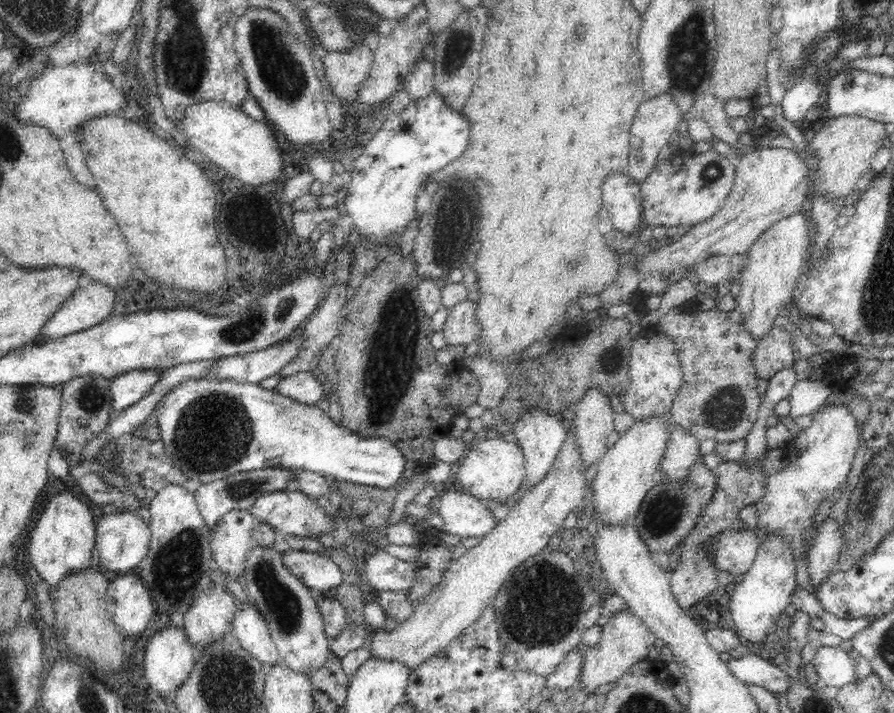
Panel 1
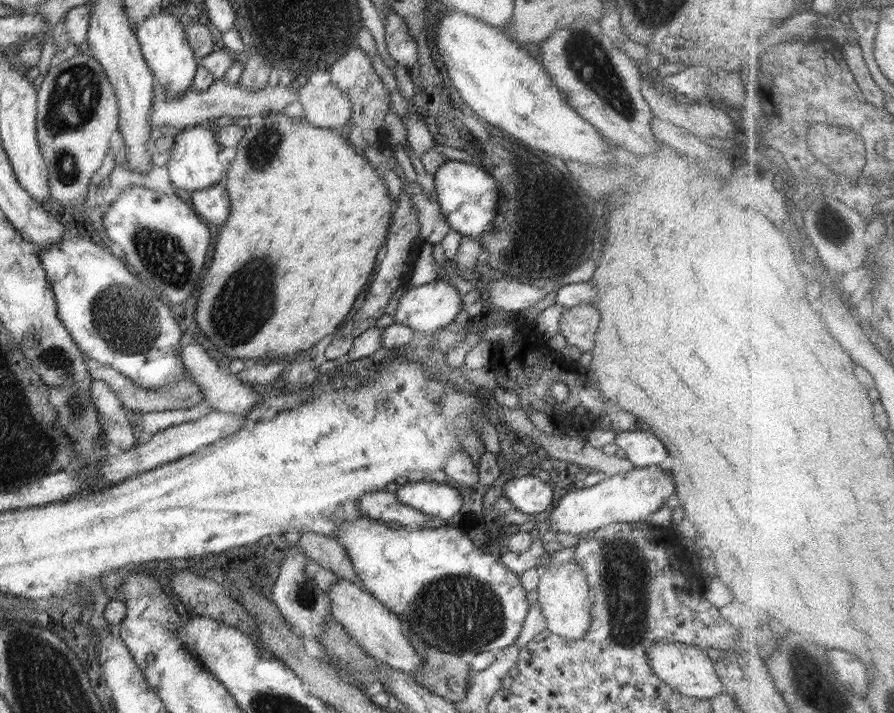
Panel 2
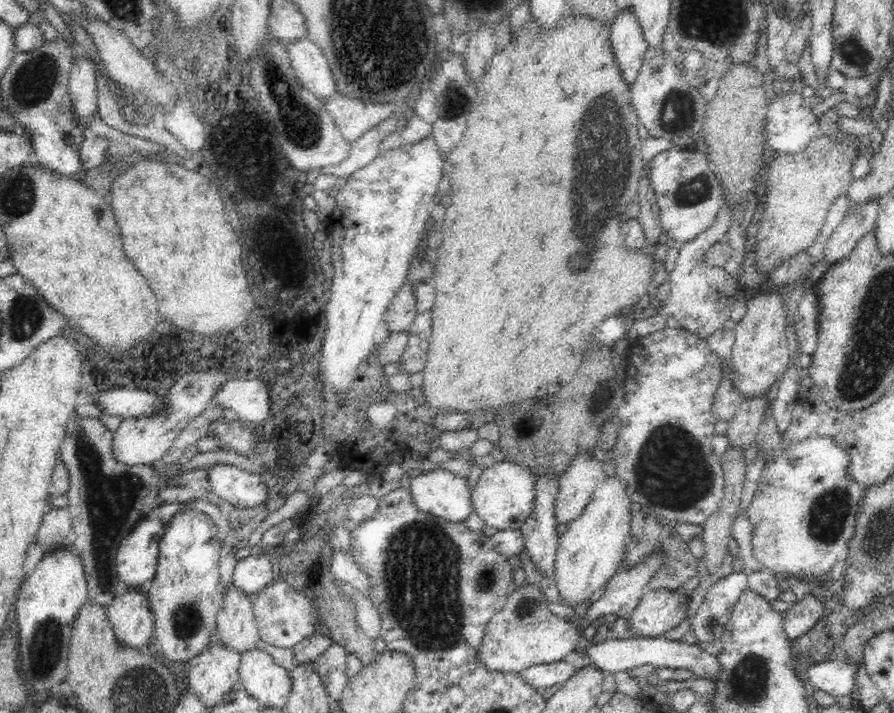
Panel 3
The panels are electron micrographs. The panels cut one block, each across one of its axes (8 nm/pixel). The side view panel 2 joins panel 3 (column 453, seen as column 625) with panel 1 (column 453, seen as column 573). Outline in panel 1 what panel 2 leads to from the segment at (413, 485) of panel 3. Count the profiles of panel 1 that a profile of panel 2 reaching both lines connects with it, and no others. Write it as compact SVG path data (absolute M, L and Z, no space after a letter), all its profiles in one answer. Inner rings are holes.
M451 489L440 493L436 506L444 521L442 529L460 538L475 537L480 540L497 523L492 511L487 507L487 502L466 491Z

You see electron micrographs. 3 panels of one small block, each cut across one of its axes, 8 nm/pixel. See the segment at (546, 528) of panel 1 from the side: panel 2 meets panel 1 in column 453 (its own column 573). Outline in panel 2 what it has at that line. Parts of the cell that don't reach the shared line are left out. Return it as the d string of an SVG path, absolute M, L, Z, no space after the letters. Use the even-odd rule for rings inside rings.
M572 560L541 572L536 592L538 592L537 602L540 603L540 609L550 632L570 642L586 636L592 620L590 617L592 600L586 574L576 562Z

